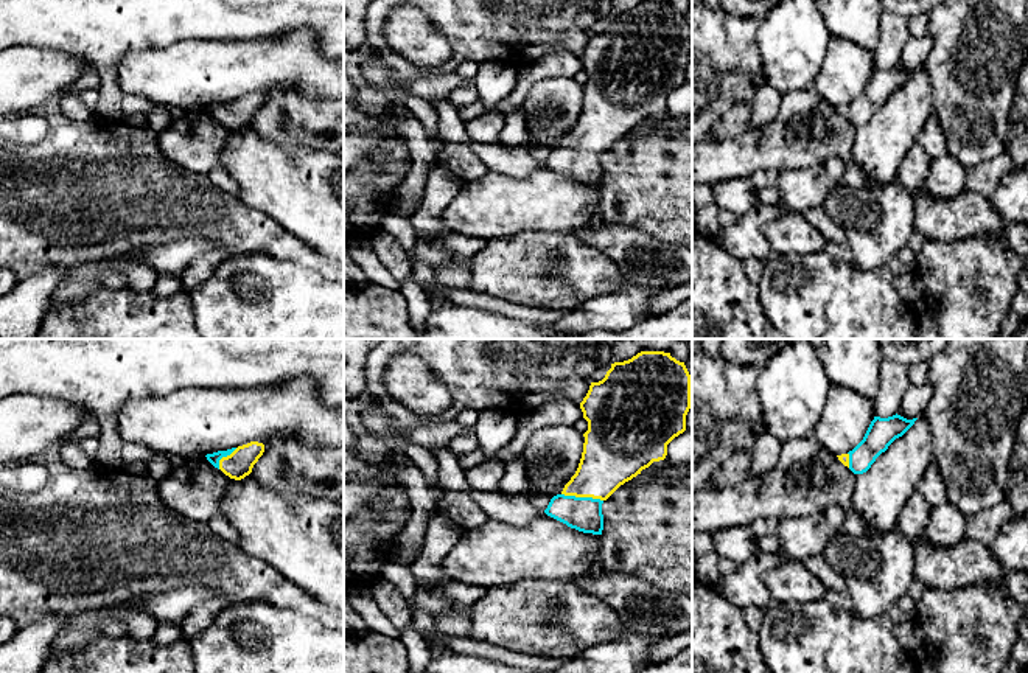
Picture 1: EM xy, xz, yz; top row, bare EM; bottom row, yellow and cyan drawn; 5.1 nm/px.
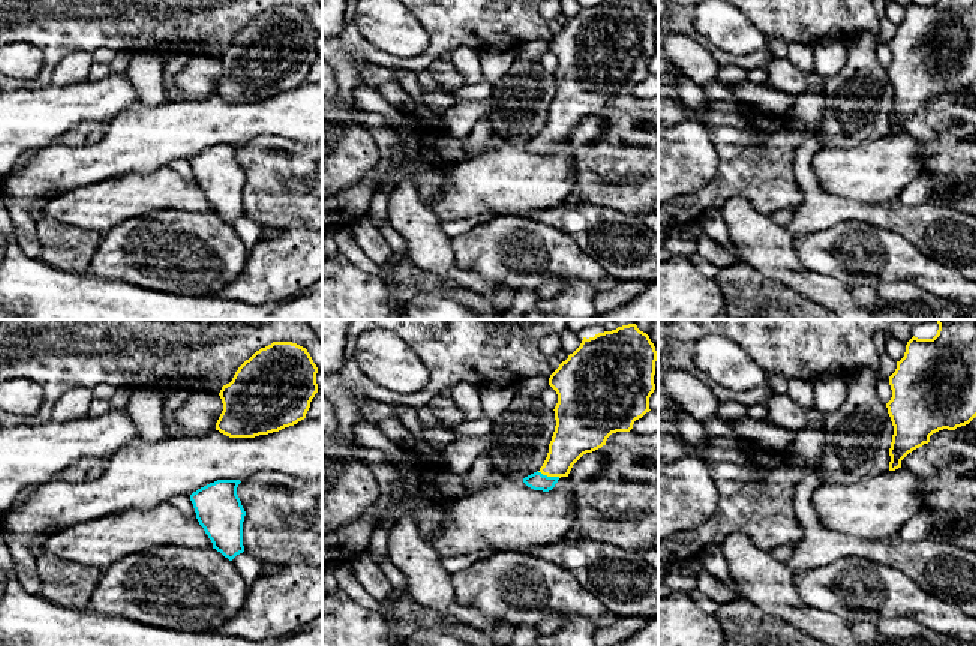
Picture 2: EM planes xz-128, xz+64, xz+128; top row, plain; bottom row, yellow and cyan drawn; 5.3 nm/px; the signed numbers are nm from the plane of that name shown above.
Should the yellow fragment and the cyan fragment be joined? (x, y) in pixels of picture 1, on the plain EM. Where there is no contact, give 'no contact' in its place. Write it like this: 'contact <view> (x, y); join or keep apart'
contact xz (582, 148); join

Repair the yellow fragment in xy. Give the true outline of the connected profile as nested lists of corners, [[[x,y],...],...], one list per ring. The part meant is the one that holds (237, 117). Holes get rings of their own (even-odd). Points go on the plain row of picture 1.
[[[250,93],[247,96],[207,106],[207,112],[226,127],[241,132],[252,124],[254,117],[264,104],[264,96]]]

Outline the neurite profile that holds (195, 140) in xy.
[[[207,109],[180,110],[159,134],[159,148],[173,163],[194,174],[207,176],[219,165],[230,132]]]

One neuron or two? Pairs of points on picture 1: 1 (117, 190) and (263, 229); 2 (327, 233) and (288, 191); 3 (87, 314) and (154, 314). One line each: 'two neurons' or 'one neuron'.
1: one neuron
2: one neuron
3: one neuron

